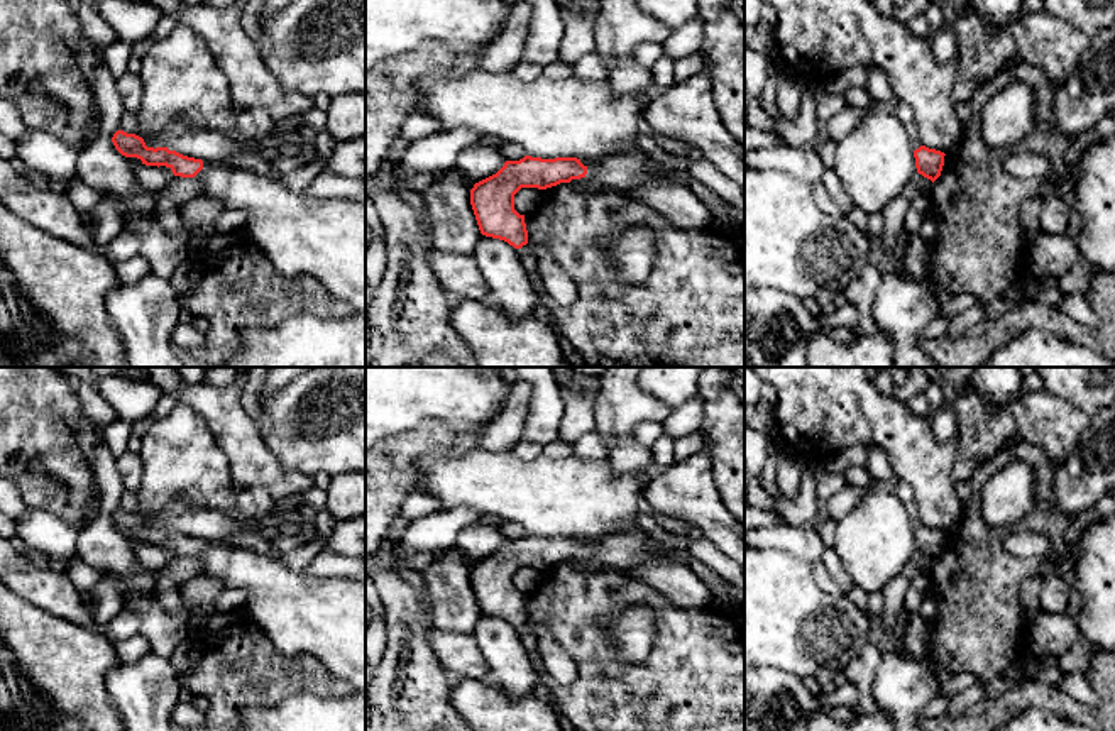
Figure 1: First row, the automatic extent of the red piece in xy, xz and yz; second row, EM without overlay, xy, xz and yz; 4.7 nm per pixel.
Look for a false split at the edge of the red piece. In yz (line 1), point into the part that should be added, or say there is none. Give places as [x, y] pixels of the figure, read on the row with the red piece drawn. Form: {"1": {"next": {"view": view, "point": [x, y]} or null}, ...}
{"1": {"next": null}}

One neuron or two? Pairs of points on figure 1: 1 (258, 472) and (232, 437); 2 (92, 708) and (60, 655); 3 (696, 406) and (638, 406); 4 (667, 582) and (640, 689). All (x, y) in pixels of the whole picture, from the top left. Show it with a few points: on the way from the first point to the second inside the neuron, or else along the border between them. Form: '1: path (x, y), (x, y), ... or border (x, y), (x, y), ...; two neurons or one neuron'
1: path (252, 464), (241, 445); one neuron
2: path (78, 694), (60, 676), (60, 669); one neuron
3: border (670, 410), (662, 422); two neurons
4: border (628, 576), (652, 584), (679, 606), (701, 608); two neurons

